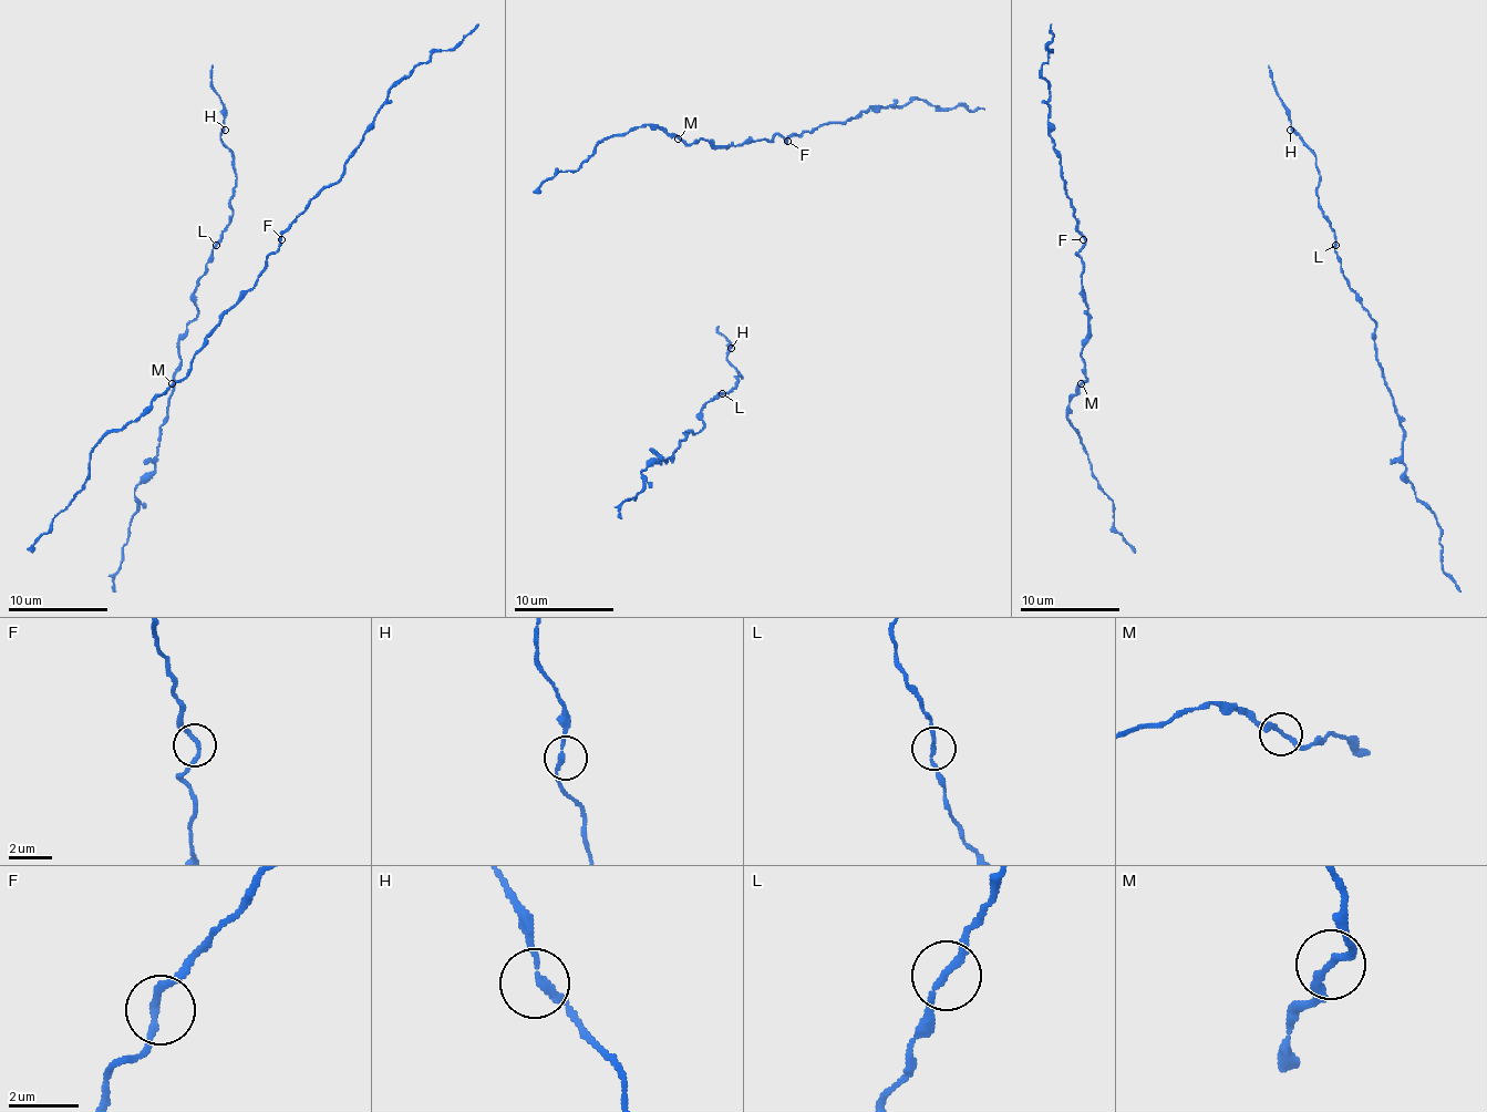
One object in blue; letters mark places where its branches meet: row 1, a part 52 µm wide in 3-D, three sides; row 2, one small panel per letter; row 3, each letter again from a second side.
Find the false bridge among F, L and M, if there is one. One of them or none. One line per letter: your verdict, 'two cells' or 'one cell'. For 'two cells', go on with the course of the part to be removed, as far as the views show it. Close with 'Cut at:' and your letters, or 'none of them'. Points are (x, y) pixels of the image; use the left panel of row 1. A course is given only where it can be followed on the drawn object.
F: one cell
L: one cell
M: one cell
Cut at: none of them

